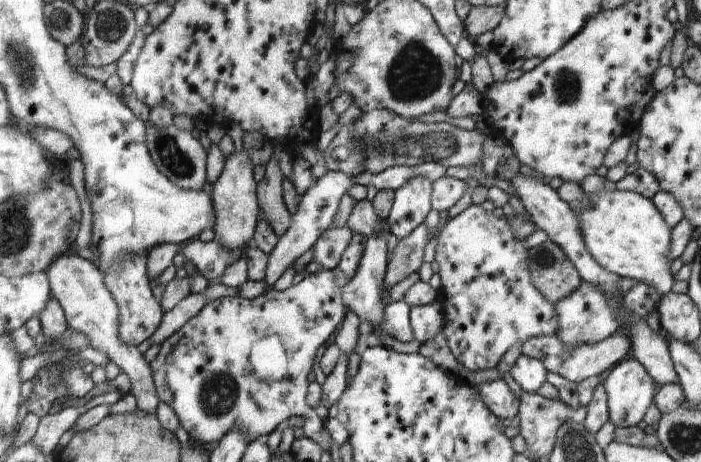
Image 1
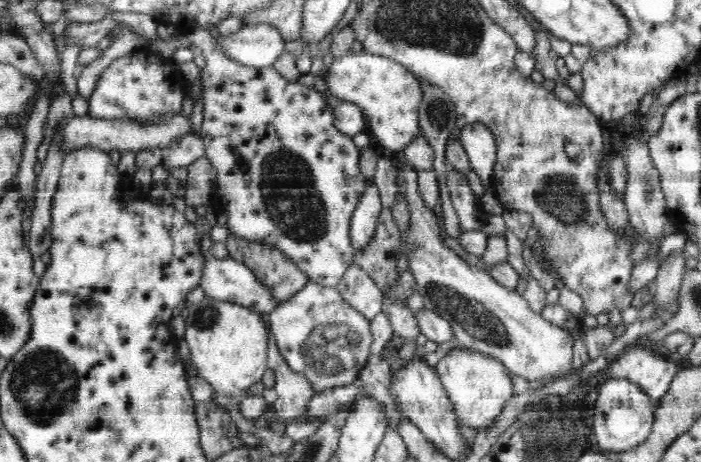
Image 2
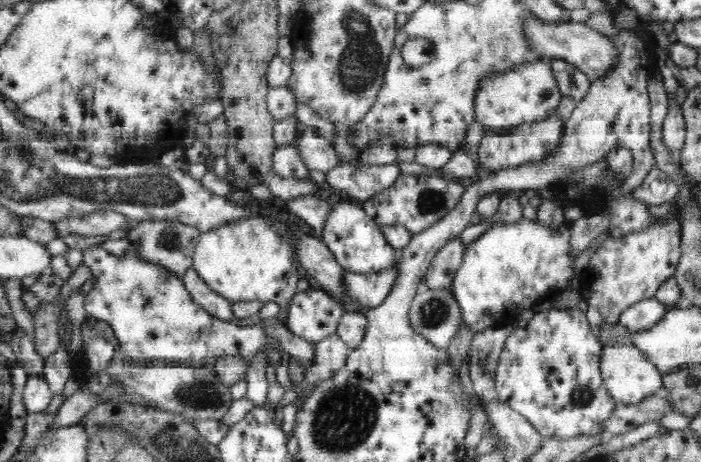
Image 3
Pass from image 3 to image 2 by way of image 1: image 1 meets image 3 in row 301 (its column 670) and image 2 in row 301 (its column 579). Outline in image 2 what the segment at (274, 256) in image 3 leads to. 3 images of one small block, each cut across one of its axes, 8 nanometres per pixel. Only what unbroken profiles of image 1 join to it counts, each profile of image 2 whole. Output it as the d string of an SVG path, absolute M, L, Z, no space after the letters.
M204 297L196 304L186 304L185 336L191 362L197 374L204 378L216 392L234 398L243 396L246 390L260 382L269 366L267 346L270 331L263 315L233 303L221 303Z

